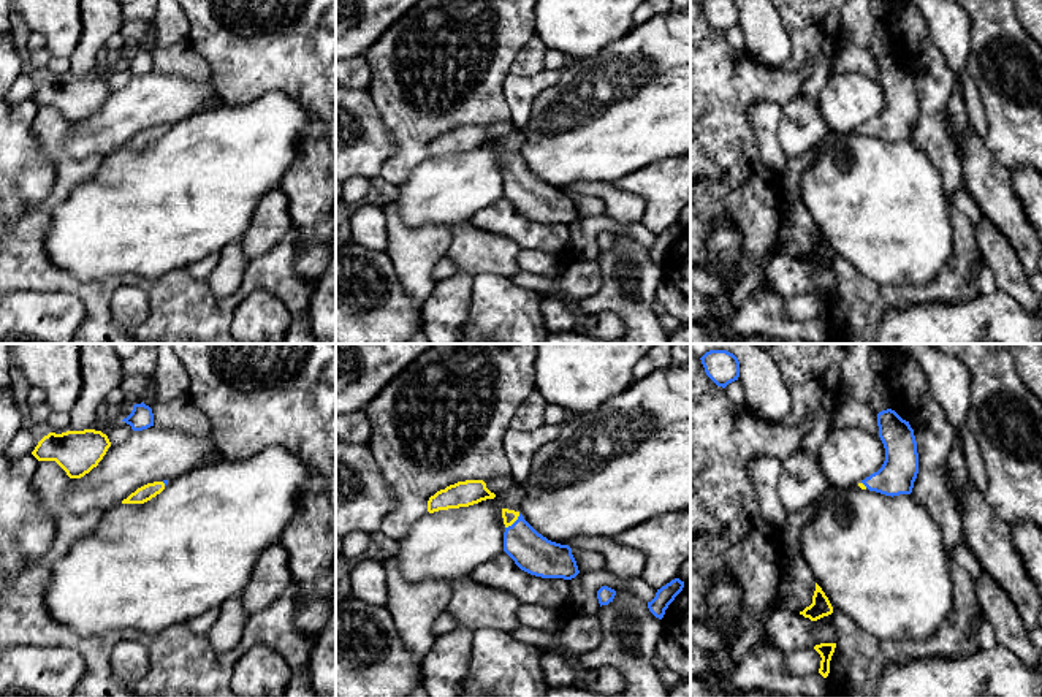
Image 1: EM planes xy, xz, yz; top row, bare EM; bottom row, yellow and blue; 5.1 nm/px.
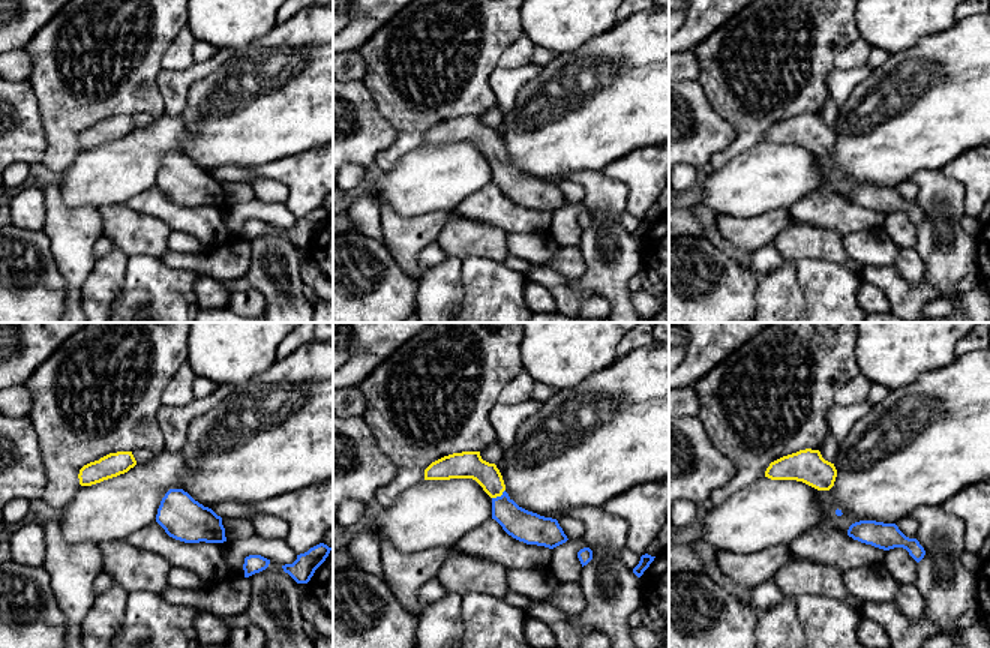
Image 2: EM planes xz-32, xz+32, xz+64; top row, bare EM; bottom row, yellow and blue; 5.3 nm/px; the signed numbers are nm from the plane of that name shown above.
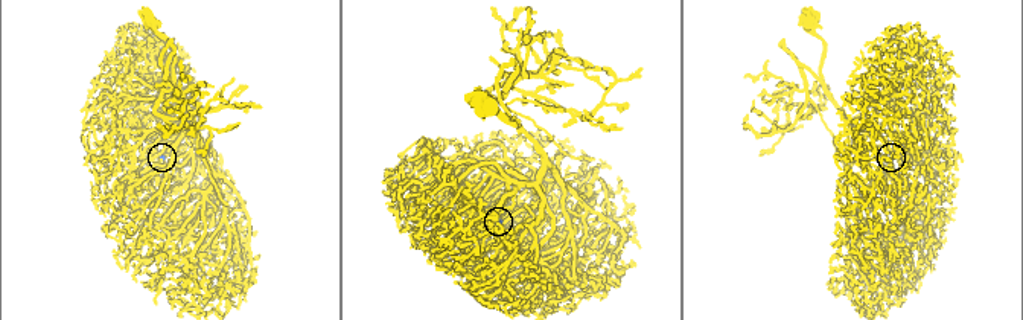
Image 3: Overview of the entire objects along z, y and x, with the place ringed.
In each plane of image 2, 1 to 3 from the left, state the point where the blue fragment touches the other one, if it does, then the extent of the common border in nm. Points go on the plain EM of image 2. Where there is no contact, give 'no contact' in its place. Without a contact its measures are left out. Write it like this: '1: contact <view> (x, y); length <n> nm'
1: no contact
2: contact xz+32 (498, 159); length 90 nm
3: no contact

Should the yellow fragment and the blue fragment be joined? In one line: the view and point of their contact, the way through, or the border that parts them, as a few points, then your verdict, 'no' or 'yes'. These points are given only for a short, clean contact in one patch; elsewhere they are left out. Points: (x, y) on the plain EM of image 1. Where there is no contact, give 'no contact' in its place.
meets yellow in xz at (513, 167); runs through xz (510, 162), (513, 167), (521, 187), (531, 197); yes

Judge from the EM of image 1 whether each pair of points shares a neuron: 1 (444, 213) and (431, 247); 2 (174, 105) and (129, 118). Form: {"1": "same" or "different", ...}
{"1": "different", "2": "same"}

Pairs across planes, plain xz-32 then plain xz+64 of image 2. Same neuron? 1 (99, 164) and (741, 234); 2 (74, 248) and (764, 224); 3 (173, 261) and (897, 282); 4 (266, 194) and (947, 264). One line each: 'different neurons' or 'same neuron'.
1: different neurons
2: same neuron
3: different neurons
4: same neuron

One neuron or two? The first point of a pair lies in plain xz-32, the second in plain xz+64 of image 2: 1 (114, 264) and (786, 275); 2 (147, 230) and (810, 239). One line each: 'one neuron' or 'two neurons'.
1: one neuron
2: one neuron

